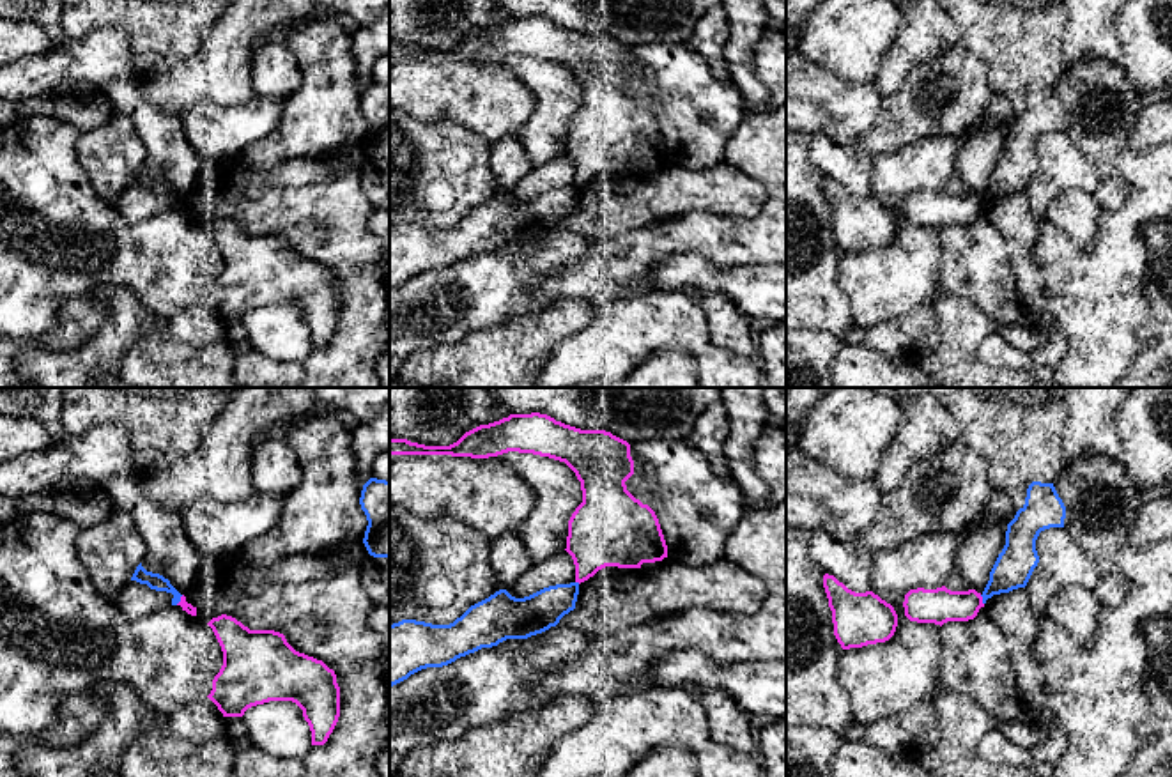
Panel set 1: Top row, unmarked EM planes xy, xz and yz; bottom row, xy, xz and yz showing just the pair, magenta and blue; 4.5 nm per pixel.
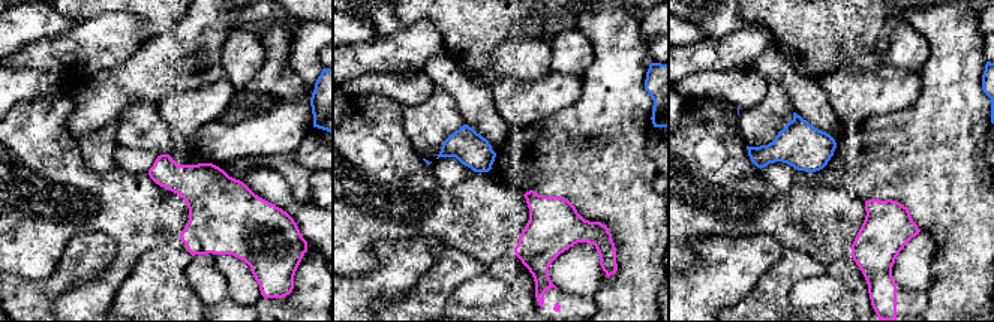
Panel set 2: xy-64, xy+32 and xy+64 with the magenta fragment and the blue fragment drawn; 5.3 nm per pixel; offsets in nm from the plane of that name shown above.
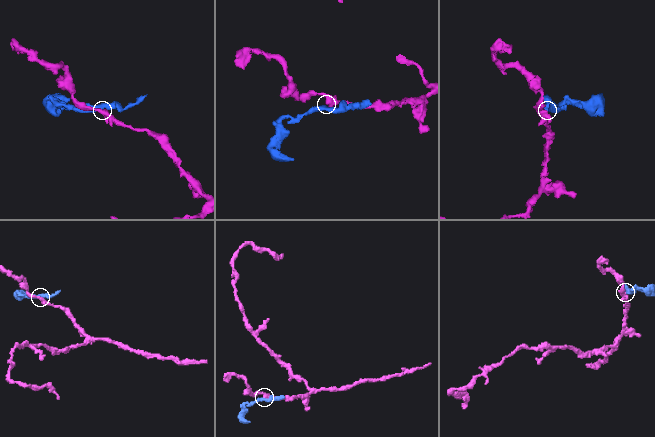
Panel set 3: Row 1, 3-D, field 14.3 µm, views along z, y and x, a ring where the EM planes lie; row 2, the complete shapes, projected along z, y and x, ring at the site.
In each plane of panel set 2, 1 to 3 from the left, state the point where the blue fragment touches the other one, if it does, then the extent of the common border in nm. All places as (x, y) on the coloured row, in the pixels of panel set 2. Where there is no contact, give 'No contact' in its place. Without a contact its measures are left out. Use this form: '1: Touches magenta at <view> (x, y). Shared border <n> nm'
1: No contact
2: No contact
3: No contact

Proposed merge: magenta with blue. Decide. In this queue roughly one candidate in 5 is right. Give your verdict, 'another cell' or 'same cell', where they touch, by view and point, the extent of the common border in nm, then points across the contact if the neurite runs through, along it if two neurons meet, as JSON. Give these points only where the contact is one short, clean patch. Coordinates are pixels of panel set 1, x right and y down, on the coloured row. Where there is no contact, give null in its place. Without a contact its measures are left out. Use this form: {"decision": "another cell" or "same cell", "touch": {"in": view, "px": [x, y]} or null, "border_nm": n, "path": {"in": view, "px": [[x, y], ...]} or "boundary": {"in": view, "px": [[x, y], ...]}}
{"decision": "another cell", "touch": {"in": "xy", "px": [181, 600]}, "border_nm": 60}

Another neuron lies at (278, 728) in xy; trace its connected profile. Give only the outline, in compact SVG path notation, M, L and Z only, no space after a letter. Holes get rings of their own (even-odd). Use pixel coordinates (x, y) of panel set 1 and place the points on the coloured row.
M269 701L243 715L255 745L285 759L303 759L312 749L312 731L303 710L292 701Z

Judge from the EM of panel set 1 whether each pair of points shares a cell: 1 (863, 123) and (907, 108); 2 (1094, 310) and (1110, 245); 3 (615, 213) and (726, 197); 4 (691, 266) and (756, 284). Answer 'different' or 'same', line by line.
1: different
2: same
3: same
4: same

